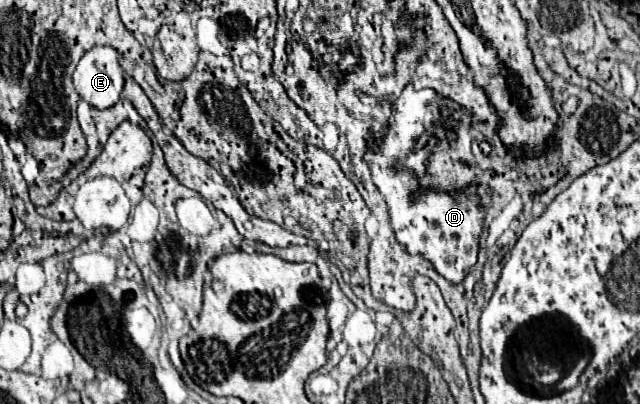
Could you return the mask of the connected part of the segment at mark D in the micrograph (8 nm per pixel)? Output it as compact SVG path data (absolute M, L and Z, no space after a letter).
M408 83L392 103L392 117L388 127L382 131L380 147L374 149L374 135L370 133L370 149L364 153L364 163L370 167L372 183L378 187L388 205L396 241L410 255L422 255L430 261L446 281L458 285L476 265L478 237L482 233L486 211L478 193L448 193L420 185L420 179L428 173L426 165L430 159L430 145L418 149L416 141L422 137L436 137L438 141L452 143L456 139L454 129L448 127L448 121L442 115L444 107L452 107L454 111L460 109L458 103L438 95L434 89L416 91L412 83Z

